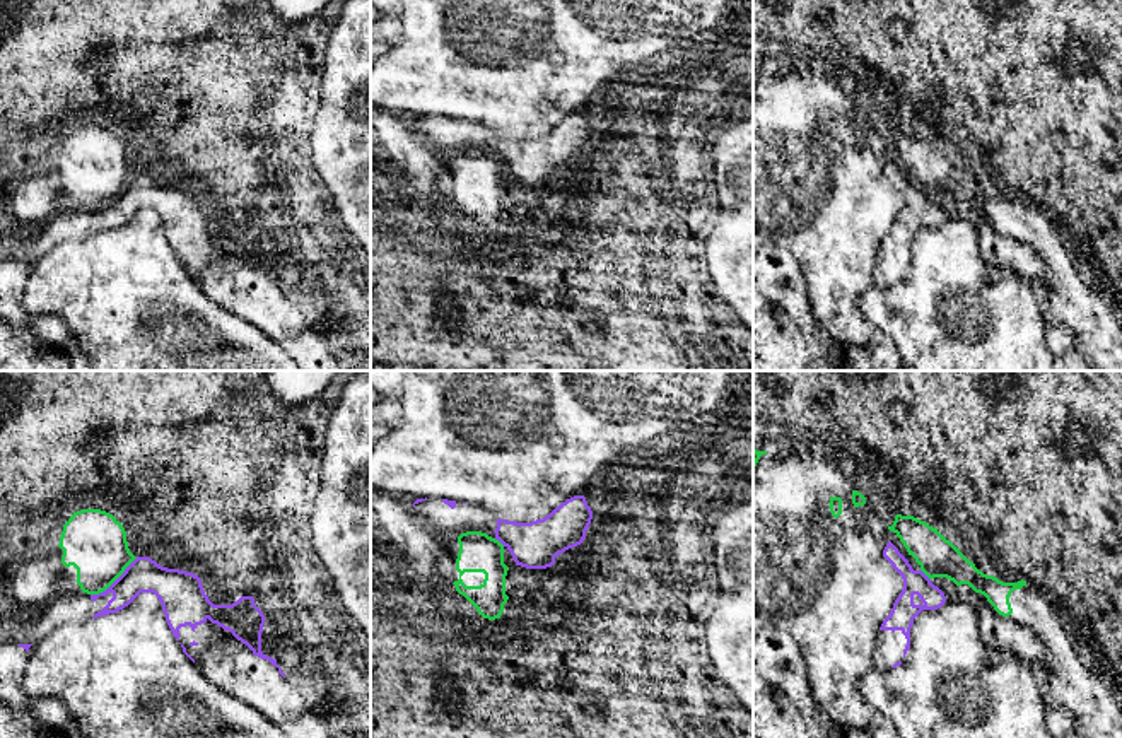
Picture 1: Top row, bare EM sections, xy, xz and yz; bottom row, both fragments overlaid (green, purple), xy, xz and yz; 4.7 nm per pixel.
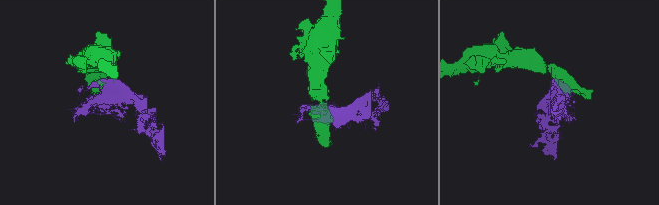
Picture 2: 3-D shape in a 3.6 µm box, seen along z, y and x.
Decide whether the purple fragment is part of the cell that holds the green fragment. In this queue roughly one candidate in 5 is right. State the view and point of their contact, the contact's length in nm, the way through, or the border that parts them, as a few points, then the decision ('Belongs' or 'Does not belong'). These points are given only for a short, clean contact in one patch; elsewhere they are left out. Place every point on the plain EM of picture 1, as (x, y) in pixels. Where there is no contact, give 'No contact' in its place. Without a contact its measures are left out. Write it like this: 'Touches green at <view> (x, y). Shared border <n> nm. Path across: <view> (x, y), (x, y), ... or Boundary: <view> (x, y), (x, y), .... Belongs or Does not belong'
Touches green at xy (113, 199). Shared border 280 nm. Boundary: xy (137, 175), (105, 207), (91, 212). Does not belong

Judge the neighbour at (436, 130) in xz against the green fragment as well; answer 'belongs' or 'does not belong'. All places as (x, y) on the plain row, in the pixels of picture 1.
does not belong

